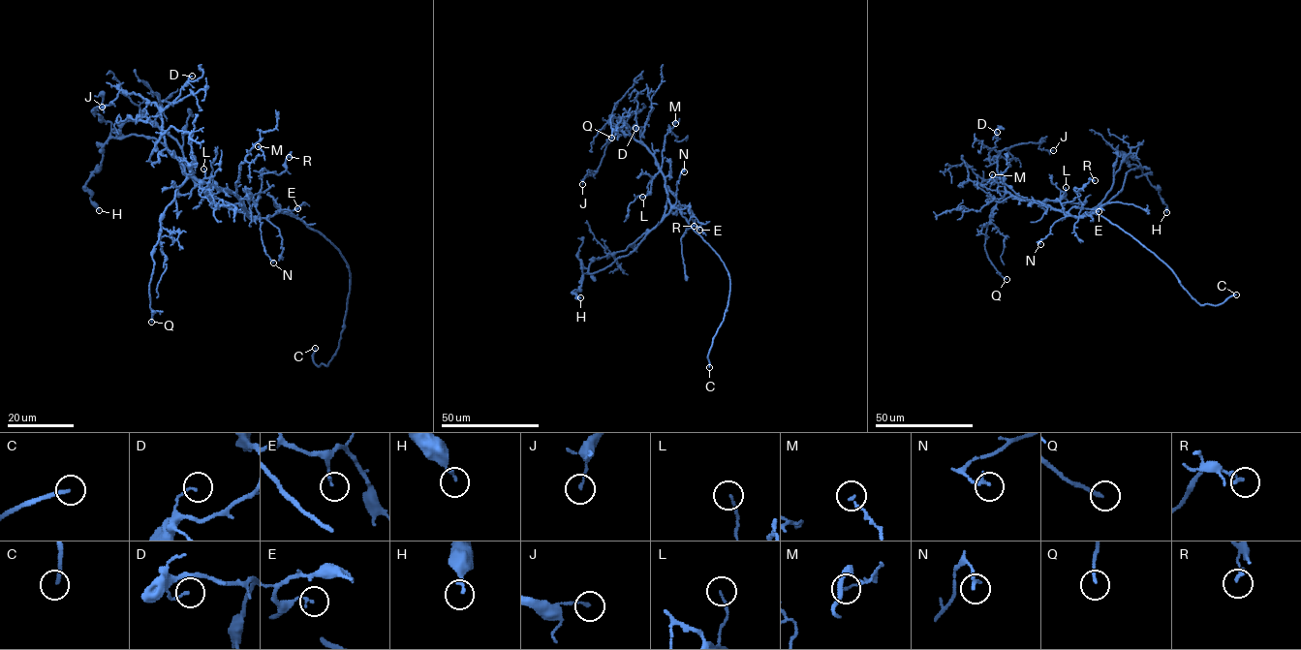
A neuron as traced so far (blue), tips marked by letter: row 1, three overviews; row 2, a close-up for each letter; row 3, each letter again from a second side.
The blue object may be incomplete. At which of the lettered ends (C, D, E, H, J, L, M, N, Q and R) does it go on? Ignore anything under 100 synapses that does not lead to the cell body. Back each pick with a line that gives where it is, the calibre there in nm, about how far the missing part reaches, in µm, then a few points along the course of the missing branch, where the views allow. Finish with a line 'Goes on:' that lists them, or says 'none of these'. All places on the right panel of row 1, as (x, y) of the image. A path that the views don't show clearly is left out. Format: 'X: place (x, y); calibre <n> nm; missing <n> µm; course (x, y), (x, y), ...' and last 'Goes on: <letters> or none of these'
C: place (1236, 294); calibre 190 nm; missing 15 µm; course (1236, 294), (1245, 294), (1256, 300)
Goes on: C

